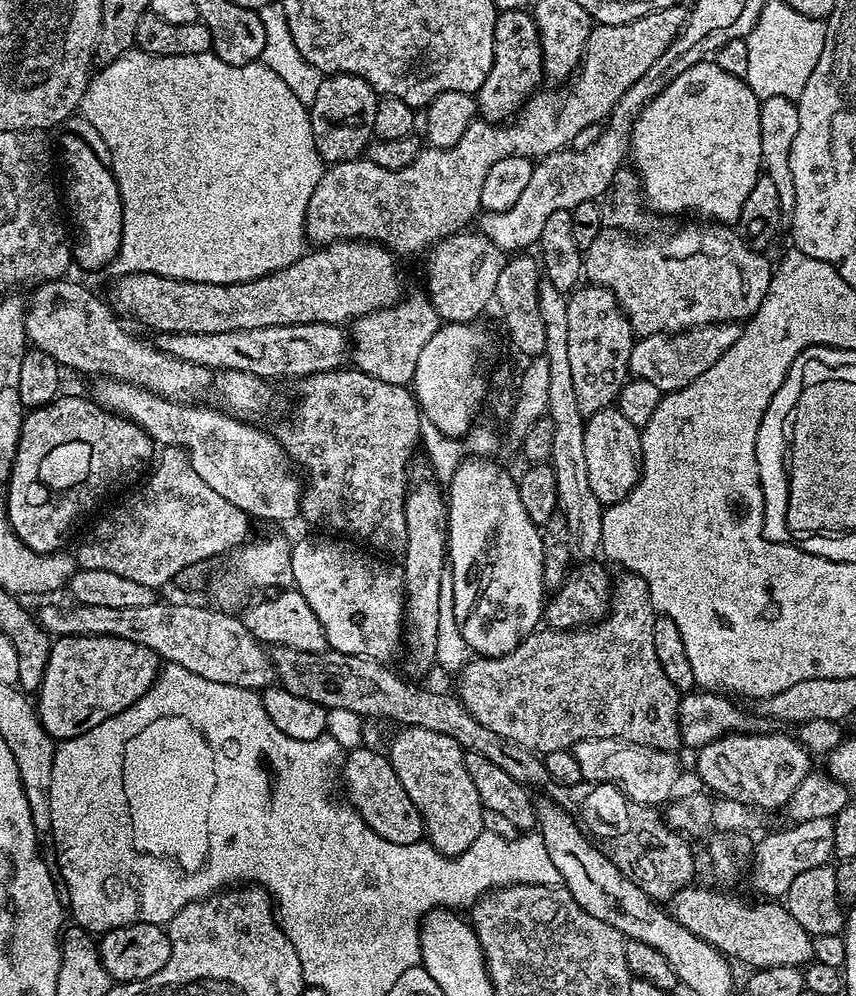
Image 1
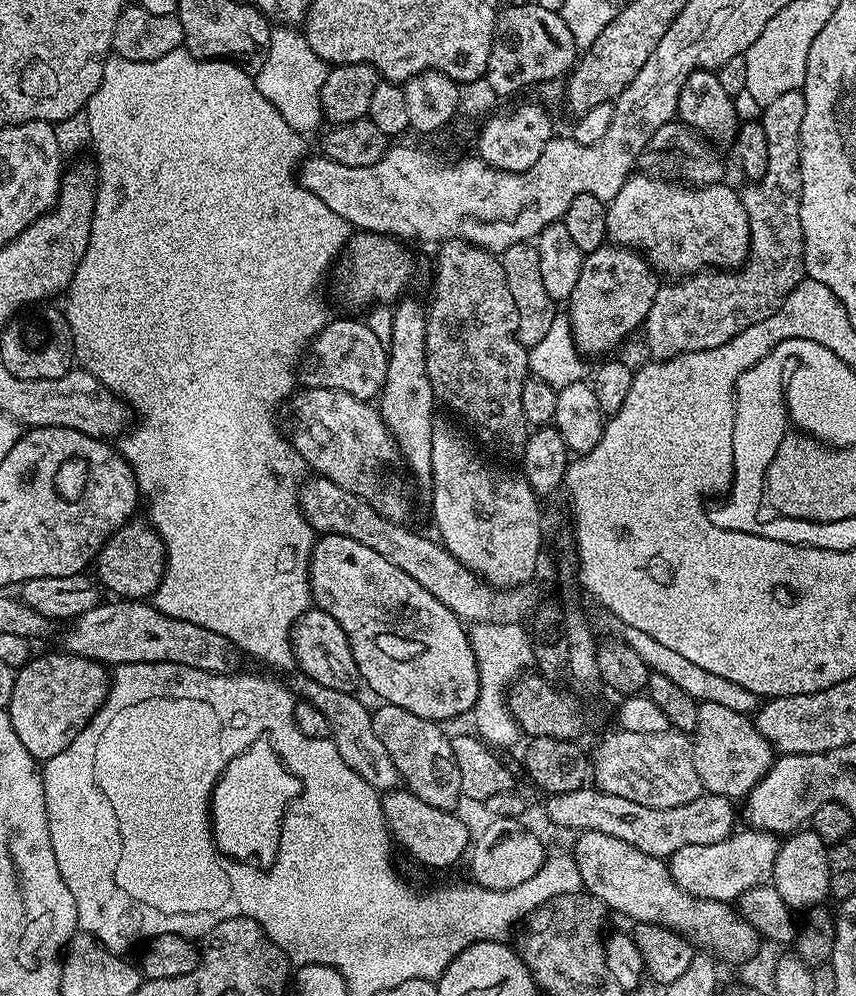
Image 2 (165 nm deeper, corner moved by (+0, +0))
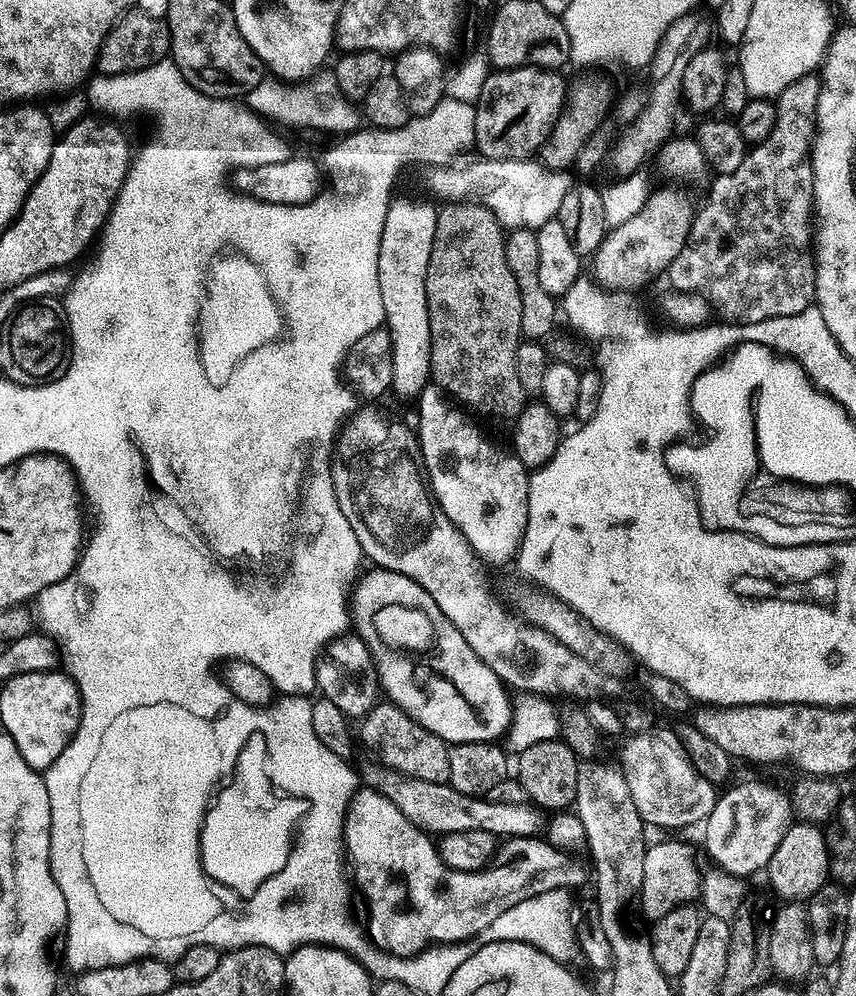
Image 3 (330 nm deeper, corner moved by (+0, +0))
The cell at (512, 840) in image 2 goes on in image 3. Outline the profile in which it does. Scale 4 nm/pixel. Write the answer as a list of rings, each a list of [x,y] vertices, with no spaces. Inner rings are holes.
[[[367,786],[357,787],[356,791],[353,792],[352,798],[348,802],[348,809],[344,814],[344,845],[342,848],[343,848],[343,851],[346,853],[347,863],[350,865],[351,879],[354,881],[355,887],[356,887],[356,884],[358,887],[360,887],[360,892],[362,895],[364,895],[365,902],[368,903],[368,926],[366,924],[366,935],[369,941],[375,944],[376,947],[380,949],[380,951],[387,952],[388,955],[390,956],[398,956],[401,958],[411,958],[413,956],[419,955],[419,953],[424,951],[425,949],[432,948],[433,946],[441,946],[443,944],[458,944],[461,942],[471,941],[470,939],[471,936],[476,936],[479,934],[479,932],[480,932],[480,935],[487,933],[488,927],[490,927],[494,922],[494,918],[498,918],[498,914],[506,914],[506,910],[510,910],[510,906],[518,906],[518,902],[526,902],[526,898],[534,898],[538,894],[545,894],[546,891],[550,891],[550,890],[558,890],[559,888],[576,890],[576,887],[578,887],[579,884],[582,883],[583,880],[587,878],[587,876],[588,876],[588,879],[590,876],[590,872],[589,872],[589,869],[586,867],[585,861],[583,864],[583,862],[580,861],[578,857],[572,856],[576,854],[573,854],[571,851],[568,851],[562,848],[556,848],[554,845],[549,844],[547,839],[537,838],[536,836],[514,836],[514,837],[505,839],[503,841],[503,844],[501,845],[501,848],[498,854],[498,862],[493,863],[491,866],[478,872],[463,872],[462,870],[454,870],[450,866],[446,866],[446,862],[440,857],[440,853],[438,851],[437,845],[434,843],[434,840],[432,844],[432,840],[433,840],[433,837],[429,835],[429,833],[423,832],[421,828],[419,828],[418,826],[414,826],[414,822],[410,822],[410,818],[406,818],[406,814],[402,814],[402,810],[398,810],[398,806],[394,806],[394,802],[390,802],[390,798],[386,798],[386,794],[378,794],[378,790],[374,790],[373,788],[369,788]]]

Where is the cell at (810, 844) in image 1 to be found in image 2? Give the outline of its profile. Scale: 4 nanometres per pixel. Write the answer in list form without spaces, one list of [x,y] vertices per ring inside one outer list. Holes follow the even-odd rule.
[[[737,831],[727,840],[714,842],[710,846],[682,846],[682,850],[675,852],[667,861],[674,882],[678,882],[678,886],[692,896],[725,902],[736,902],[752,887],[767,885],[772,879],[774,860],[778,858],[781,841],[770,832],[747,831]]]

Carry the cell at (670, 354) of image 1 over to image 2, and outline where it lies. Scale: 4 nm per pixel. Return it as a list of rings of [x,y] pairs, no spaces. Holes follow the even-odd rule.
[[[790,90],[790,94],[778,94],[774,98],[774,102],[763,105],[762,112],[764,116],[759,117],[762,127],[766,130],[766,146],[770,146],[770,166],[766,166],[766,174],[762,179],[749,183],[748,189],[743,189],[742,199],[744,209],[746,210],[746,218],[750,222],[750,234],[752,241],[750,242],[750,250],[748,258],[744,261],[739,270],[705,270],[702,272],[694,272],[691,276],[677,279],[675,282],[664,282],[657,287],[654,294],[654,302],[650,306],[650,314],[644,319],[644,327],[642,329],[642,337],[648,343],[648,352],[653,361],[669,360],[675,356],[681,356],[684,352],[697,352],[698,350],[714,350],[718,346],[722,346],[726,342],[730,342],[730,338],[734,338],[738,334],[742,334],[750,326],[758,326],[758,322],[766,322],[766,318],[770,318],[782,306],[782,302],[786,302],[788,295],[800,285],[800,281],[805,279],[804,270],[804,235],[802,234],[802,218],[800,217],[800,195],[802,194],[802,174],[800,173],[800,135],[802,134],[802,117],[806,115],[806,98],[801,90]]]

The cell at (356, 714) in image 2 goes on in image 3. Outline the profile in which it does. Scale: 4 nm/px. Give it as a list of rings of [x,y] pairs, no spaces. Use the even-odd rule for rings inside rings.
[[[375,767],[366,769],[364,776],[362,772],[363,783],[378,790],[378,794],[386,794],[386,798],[390,798],[390,802],[394,802],[394,806],[398,806],[398,810],[414,822],[414,826],[429,834],[486,830],[497,838],[536,836],[537,829],[541,829],[546,822],[545,813],[528,802],[520,805],[493,803],[482,796],[464,796],[449,783],[426,782],[413,776],[403,776],[393,768]]]

